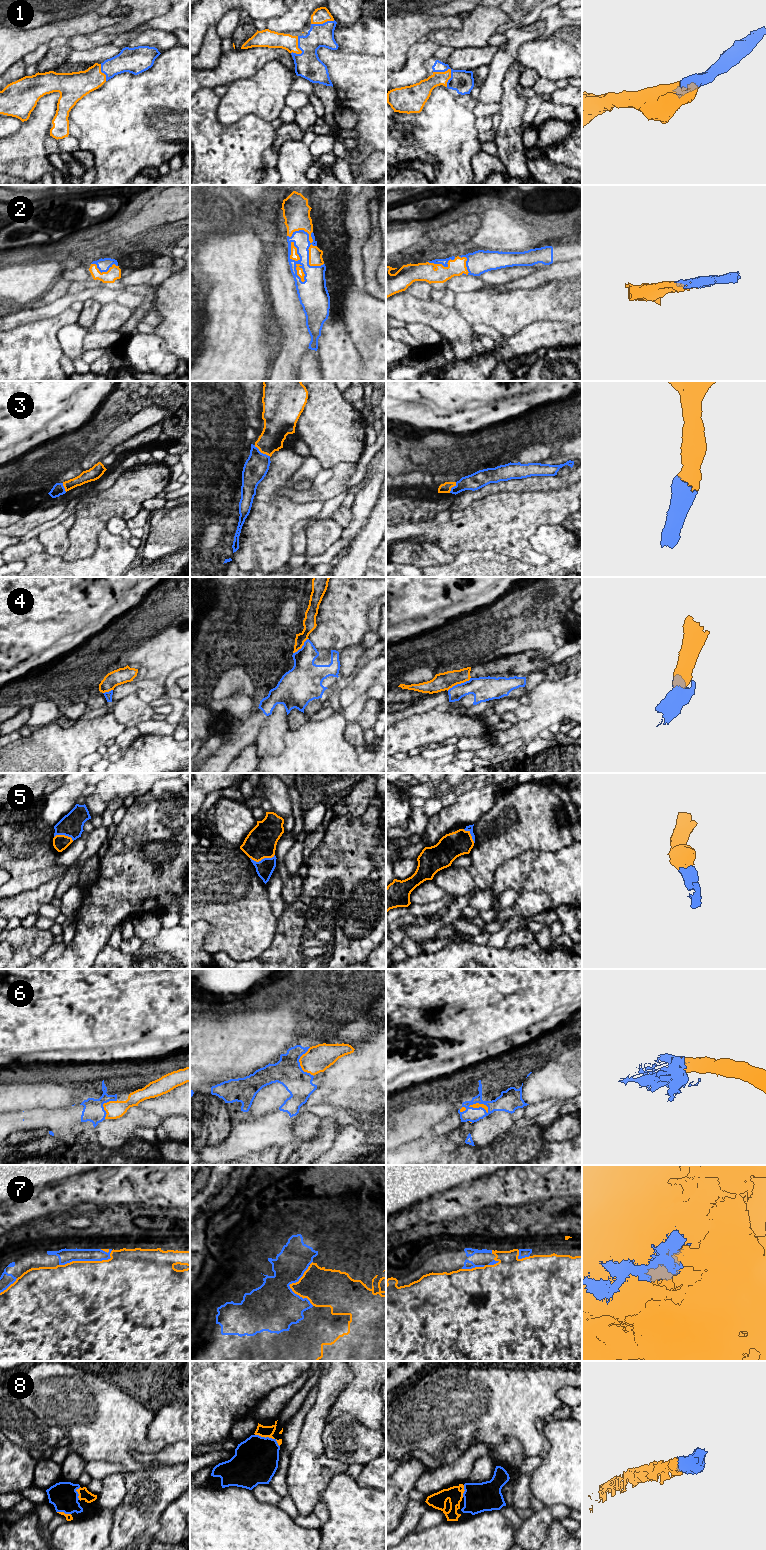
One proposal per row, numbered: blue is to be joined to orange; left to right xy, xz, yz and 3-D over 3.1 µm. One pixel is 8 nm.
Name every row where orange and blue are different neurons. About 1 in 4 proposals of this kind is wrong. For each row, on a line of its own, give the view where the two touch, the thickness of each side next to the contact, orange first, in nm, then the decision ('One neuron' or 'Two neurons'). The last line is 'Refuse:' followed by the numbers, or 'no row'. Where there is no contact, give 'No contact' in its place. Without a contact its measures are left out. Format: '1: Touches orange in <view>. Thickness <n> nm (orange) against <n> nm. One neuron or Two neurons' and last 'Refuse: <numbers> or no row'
1: Touches orange in yz. Thickness 120 nm (orange) against 180 nm. One neuron
2: Touches orange in xz. Thickness 200 nm (orange) against 160 nm. One neuron
3: Touches orange in xz. Thickness 220 nm (orange) against 190 nm. One neuron
4: Touches orange in yz. Thickness 140 nm (orange) against 190 nm. Two neurons
5: Touches orange in xz. Thickness 240 nm (orange) against 140 nm. One neuron
6: Touches orange in yz. Thickness 50 nm (orange) against 170 nm. One neuron
7: Touches orange in xy. Thickness 500 nm (orange) against 120 nm. One neuron
8: Touches orange in xz. Thickness 100 nm (orange) against 360 nm. One neuron
Refuse: 4

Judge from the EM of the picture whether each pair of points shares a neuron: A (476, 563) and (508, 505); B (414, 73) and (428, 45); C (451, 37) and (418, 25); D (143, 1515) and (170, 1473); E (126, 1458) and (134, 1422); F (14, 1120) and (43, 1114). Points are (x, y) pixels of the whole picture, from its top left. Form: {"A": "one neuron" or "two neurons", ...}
{"A": "two neurons", "B": "one neuron", "C": "two neurons", "D": "one neuron", "E": "one neuron", "F": "one neuron"}

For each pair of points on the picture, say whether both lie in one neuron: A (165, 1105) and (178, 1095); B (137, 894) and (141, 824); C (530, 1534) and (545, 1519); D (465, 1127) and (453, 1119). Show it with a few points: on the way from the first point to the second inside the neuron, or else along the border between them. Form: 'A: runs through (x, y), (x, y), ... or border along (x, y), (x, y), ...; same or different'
A: runs through (168, 1102), (175, 1098); same
B: runs through (137, 877), (136, 844), (139, 841); same
C: runs through (534, 1530), (541, 1523); same
D: border along (462, 1122), (445, 1138); different

